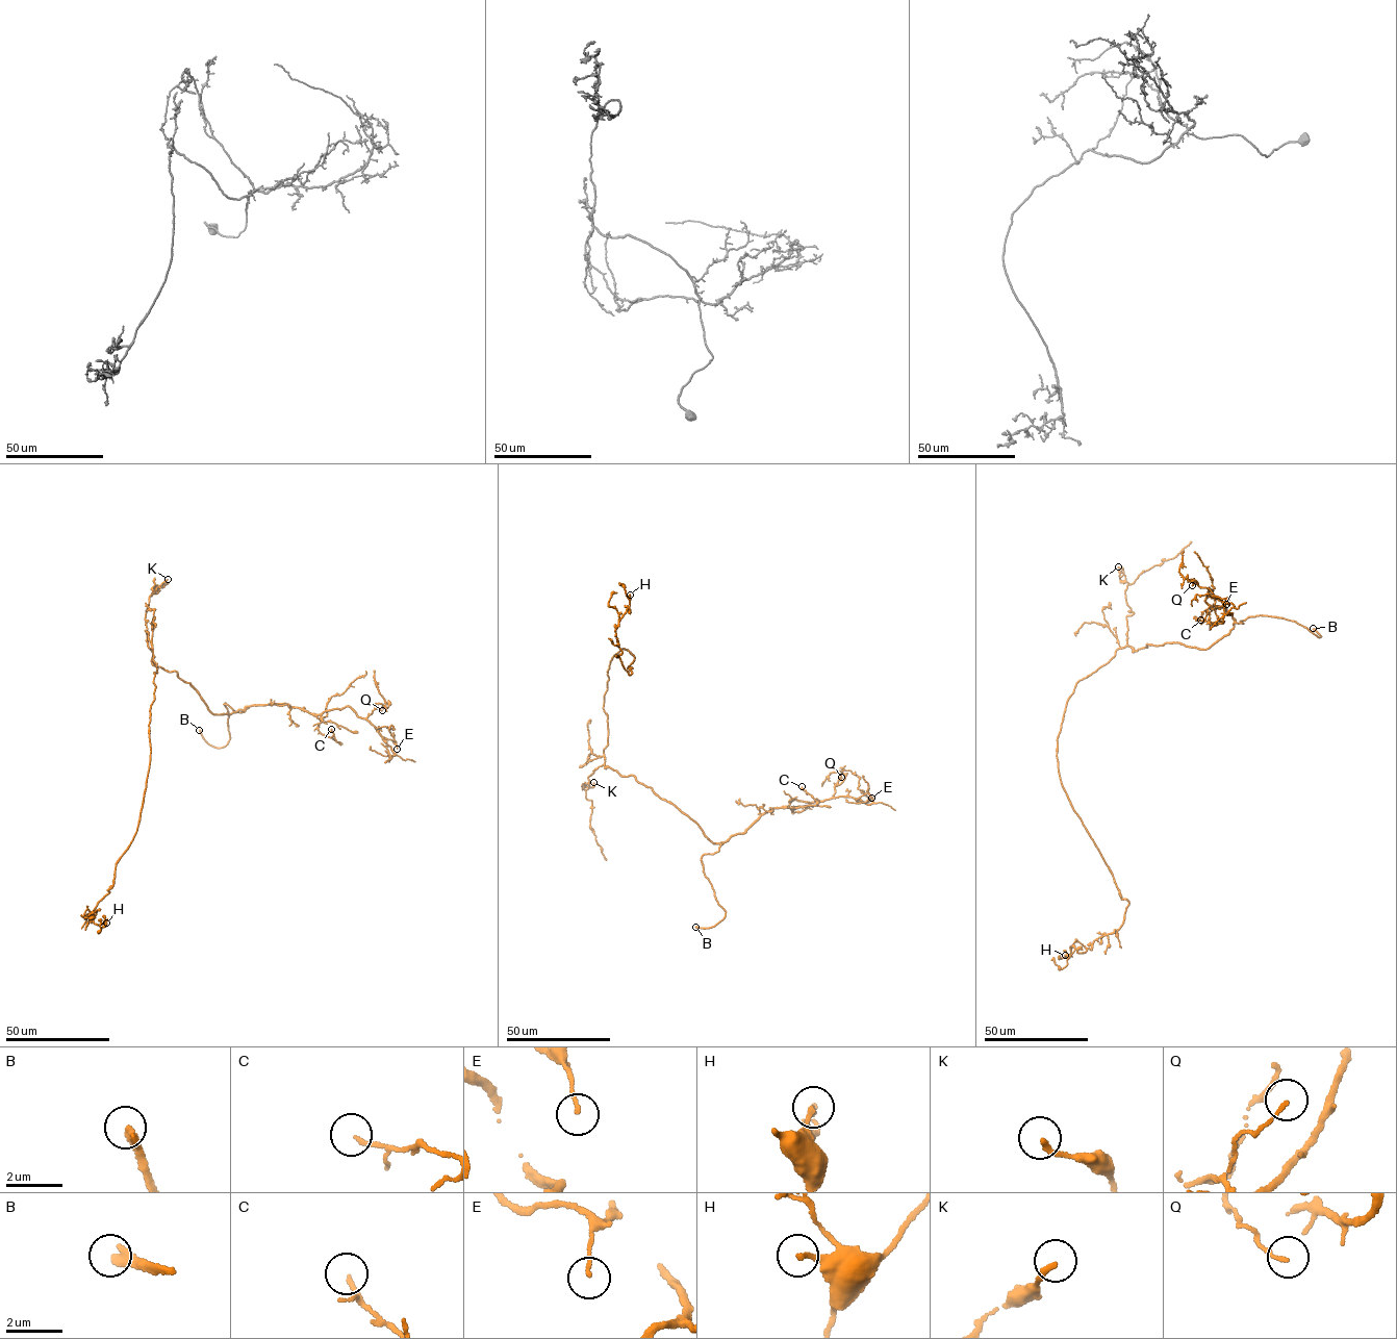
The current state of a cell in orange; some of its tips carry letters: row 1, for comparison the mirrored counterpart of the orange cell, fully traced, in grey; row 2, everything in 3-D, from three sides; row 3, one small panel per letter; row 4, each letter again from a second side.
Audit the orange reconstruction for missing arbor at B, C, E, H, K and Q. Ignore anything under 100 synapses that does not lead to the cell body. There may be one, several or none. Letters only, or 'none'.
B

